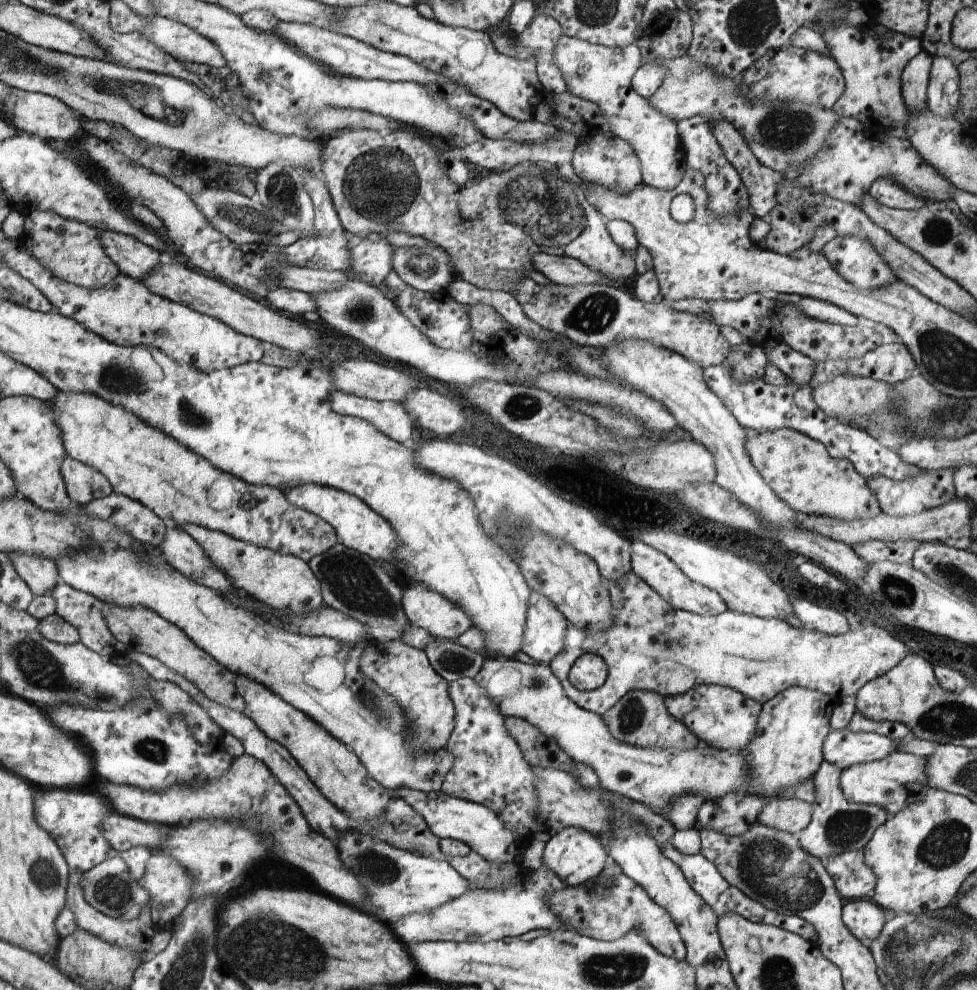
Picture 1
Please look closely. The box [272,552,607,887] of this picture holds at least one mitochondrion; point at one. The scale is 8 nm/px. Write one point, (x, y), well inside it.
(363, 696)

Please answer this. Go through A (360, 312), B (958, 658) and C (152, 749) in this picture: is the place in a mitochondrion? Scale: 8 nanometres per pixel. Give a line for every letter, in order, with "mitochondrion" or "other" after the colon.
A: mitochondrion
B: other
C: mitochondrion

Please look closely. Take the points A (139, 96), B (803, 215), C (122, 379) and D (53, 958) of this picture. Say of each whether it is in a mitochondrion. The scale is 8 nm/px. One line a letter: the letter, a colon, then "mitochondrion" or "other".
A: mitochondrion
B: other
C: mitochondrion
D: other

